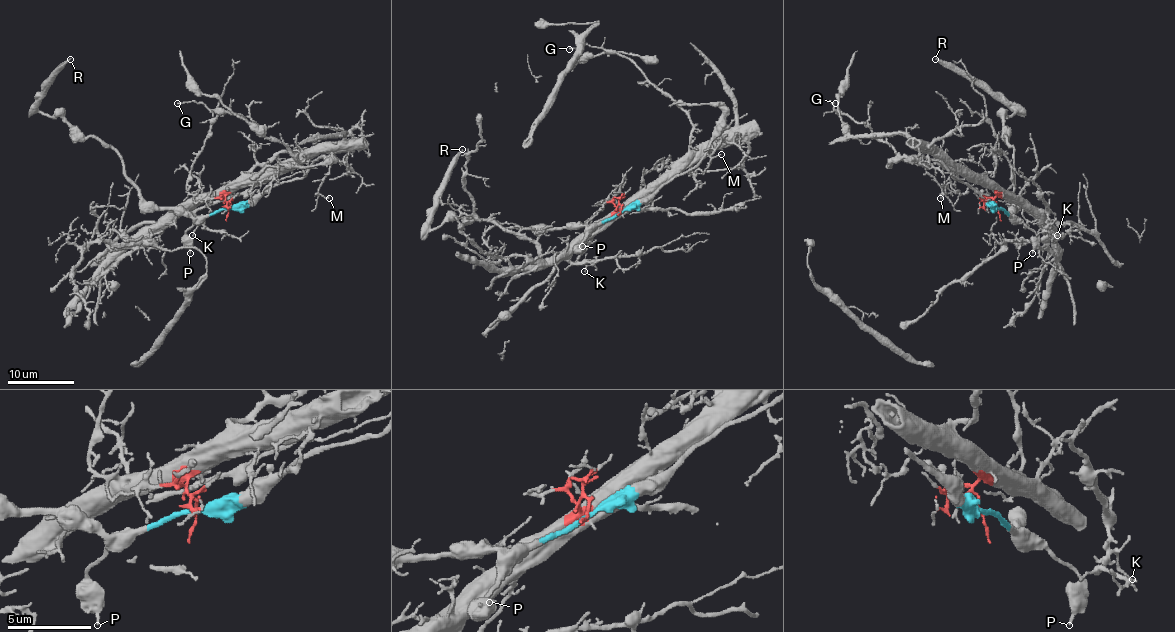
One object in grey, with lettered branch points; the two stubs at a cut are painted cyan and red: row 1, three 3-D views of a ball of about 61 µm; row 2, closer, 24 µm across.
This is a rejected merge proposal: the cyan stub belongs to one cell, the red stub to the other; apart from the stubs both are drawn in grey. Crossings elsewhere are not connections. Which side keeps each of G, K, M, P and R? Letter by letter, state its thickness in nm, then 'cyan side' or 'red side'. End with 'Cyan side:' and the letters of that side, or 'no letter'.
G: 100 nm thick; red side
K: 140 nm thick; red side
M: 110 nm thick; red side
P: 190 nm thick; cyan side
R: 170 nm thick; cyan side
Cyan side: P, R

